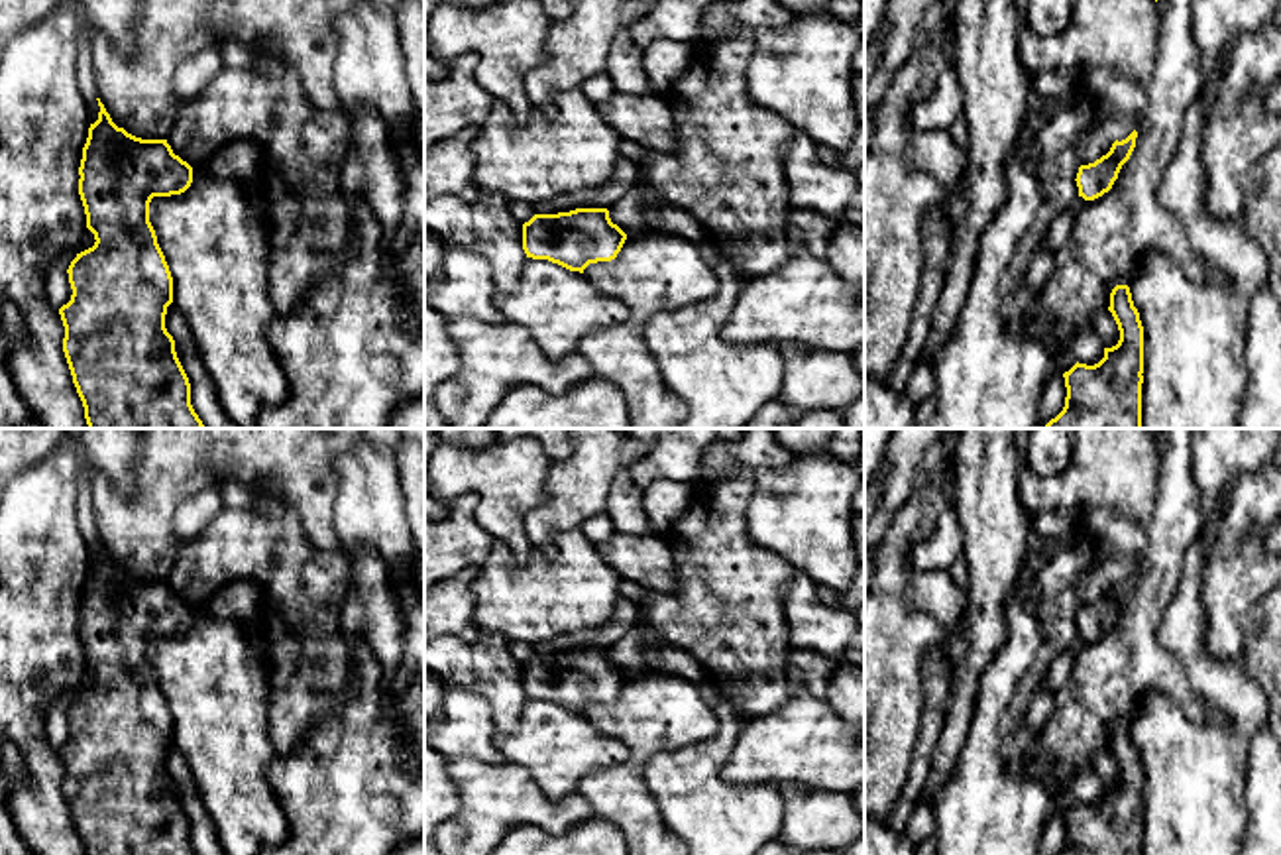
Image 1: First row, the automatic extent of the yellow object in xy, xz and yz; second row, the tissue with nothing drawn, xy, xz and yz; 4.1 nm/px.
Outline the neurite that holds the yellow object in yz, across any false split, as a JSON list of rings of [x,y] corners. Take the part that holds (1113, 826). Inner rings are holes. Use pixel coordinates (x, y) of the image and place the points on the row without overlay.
[[[1116,725],[1110,747],[1120,780],[1094,804],[1063,814],[1067,837],[1059,855],[1142,855],[1143,767],[1128,725]]]

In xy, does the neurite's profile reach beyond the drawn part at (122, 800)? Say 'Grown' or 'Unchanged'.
Unchanged

